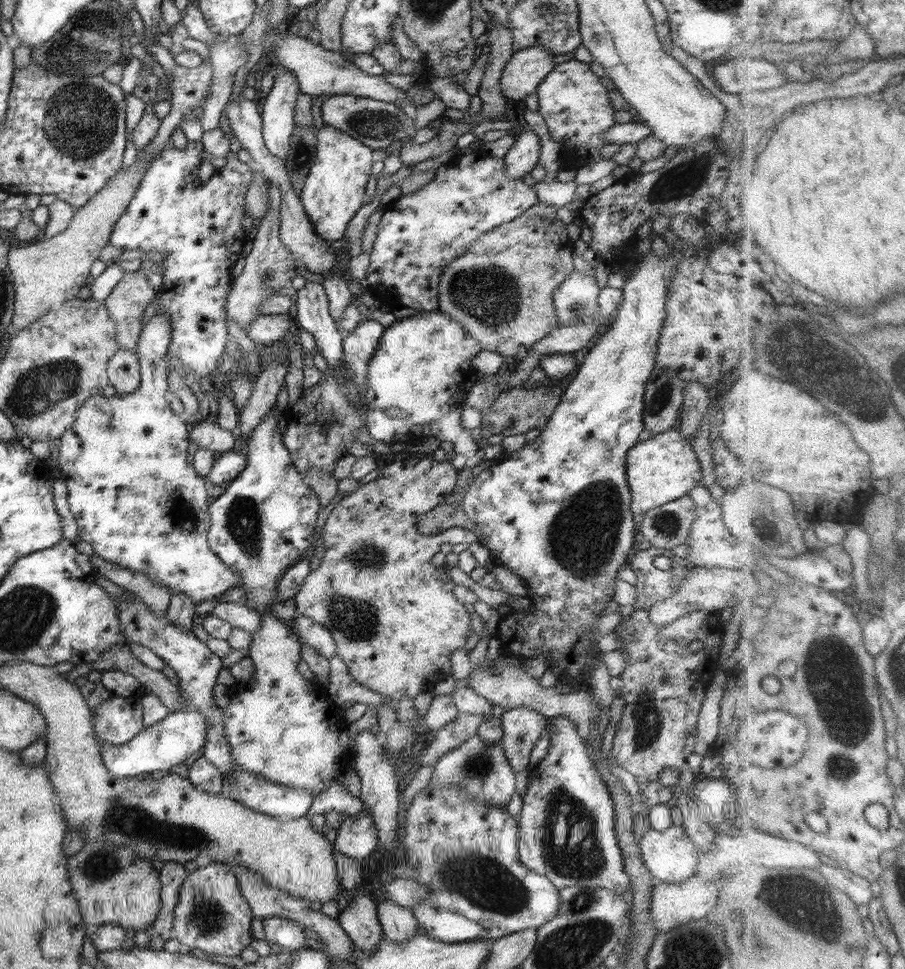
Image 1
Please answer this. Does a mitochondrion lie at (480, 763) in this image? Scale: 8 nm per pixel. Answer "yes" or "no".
yes

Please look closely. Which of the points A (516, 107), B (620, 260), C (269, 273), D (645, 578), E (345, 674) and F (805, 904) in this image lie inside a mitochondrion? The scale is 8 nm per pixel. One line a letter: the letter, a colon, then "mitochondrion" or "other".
A: other
B: other
C: mitochondrion
D: other
E: other
F: mitochondrion

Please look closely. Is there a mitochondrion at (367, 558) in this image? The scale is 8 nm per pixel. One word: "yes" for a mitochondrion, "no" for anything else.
yes

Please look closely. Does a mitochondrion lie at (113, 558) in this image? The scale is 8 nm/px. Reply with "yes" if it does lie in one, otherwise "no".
no

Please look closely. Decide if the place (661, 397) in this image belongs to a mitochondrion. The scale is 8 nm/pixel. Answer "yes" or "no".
yes

